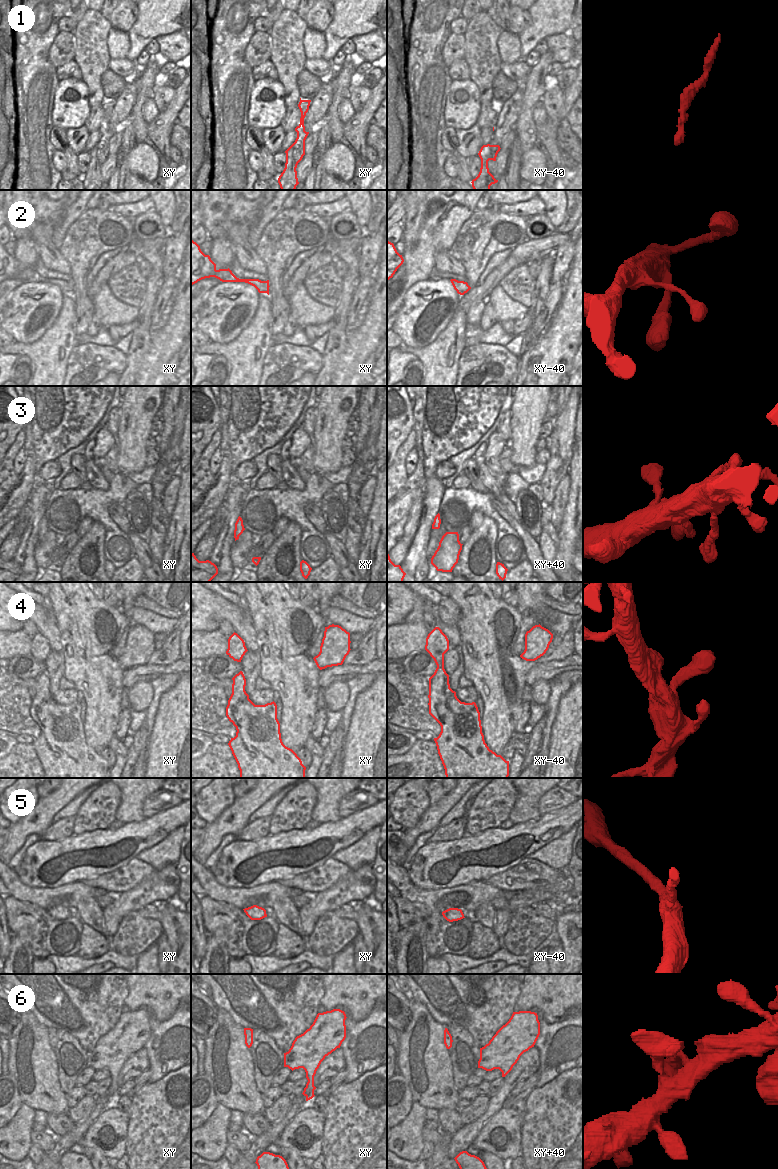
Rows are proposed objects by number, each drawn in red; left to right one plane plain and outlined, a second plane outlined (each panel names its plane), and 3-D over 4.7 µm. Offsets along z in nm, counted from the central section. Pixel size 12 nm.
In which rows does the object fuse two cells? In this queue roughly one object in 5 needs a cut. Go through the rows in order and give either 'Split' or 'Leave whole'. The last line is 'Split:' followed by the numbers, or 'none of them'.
1: Leave whole
2: Leave whole
3: Leave whole
4: Leave whole
5: Leave whole
6: Leave whole
Split: none of them

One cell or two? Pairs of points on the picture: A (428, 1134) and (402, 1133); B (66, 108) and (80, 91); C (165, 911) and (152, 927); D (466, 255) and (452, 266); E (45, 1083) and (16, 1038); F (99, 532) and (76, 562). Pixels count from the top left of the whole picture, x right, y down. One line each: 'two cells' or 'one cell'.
A: two cells
B: one cell
C: two cells
D: two cells
E: one cell
F: one cell

